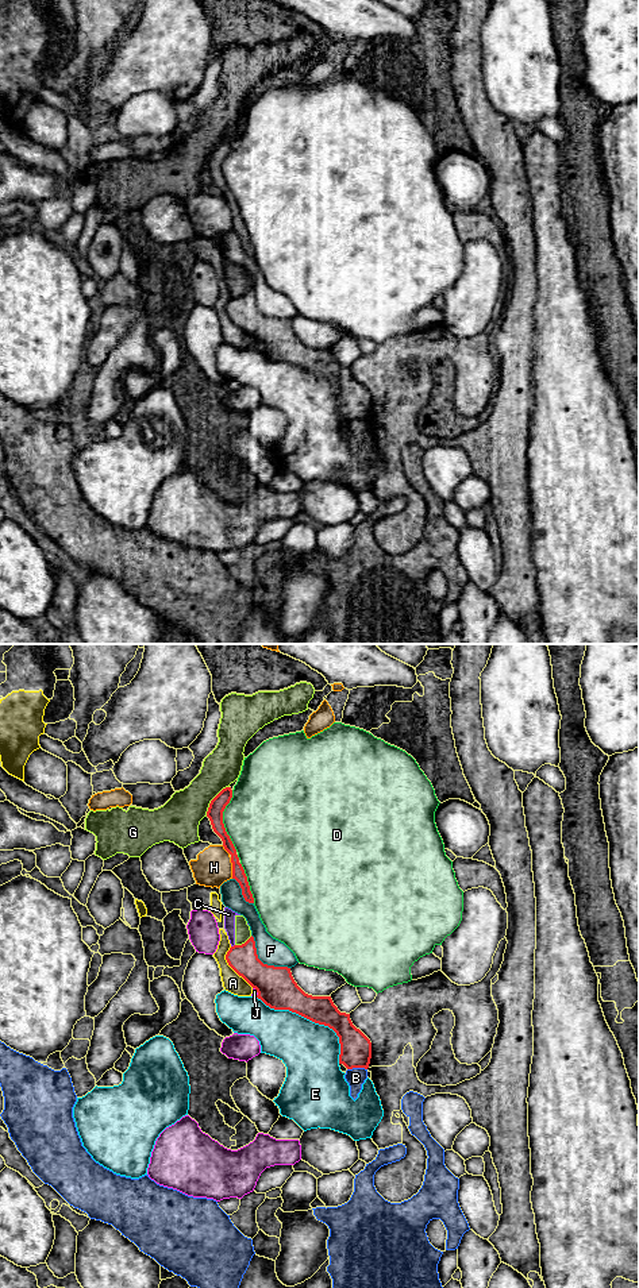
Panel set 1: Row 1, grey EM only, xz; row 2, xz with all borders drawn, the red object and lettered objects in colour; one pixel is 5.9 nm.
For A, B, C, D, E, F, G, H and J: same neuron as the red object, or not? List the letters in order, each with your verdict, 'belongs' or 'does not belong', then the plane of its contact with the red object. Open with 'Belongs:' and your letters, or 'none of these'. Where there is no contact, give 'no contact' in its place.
Belongs: none of these
A: does not belong; meets red in xz
B: does not belong; meets red in xz
C: does not belong; meets red in xz
D: does not belong; meets red in xz
E: does not belong; meets red in xz
F: does not belong; meets red in xz
G: does not belong; meets red in xz
H: does not belong; meets red in xz
J: does not belong; meets red in xz

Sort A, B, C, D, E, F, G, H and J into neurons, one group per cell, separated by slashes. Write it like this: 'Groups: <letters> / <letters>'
Groups: A / B / C G / D / E / F / H / J

